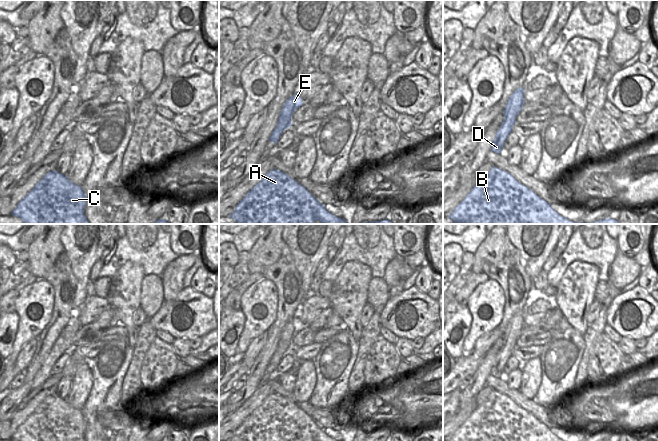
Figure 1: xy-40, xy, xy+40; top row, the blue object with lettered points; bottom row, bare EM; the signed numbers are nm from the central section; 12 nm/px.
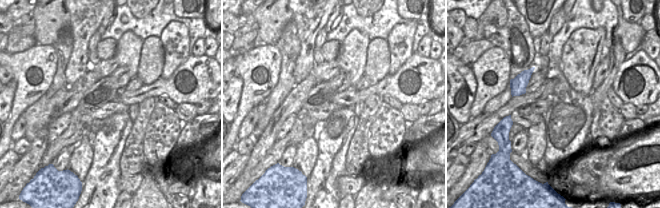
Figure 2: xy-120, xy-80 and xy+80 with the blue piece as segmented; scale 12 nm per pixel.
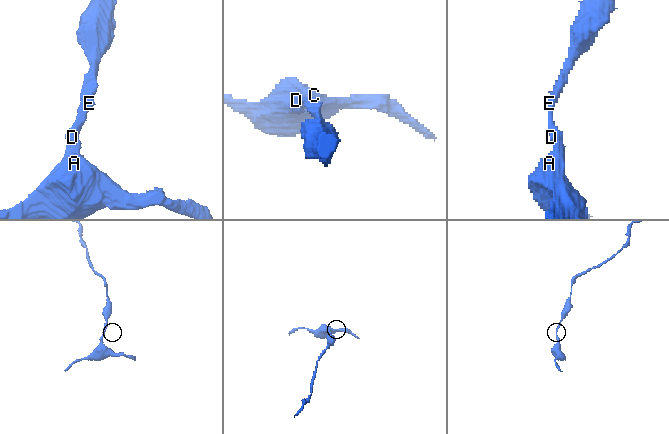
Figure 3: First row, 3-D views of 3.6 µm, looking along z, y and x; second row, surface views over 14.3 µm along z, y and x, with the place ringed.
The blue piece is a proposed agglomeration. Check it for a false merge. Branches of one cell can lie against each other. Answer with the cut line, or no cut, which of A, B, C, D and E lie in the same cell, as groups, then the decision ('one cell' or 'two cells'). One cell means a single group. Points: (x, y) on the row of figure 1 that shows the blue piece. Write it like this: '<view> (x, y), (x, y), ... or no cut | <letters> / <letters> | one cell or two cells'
no cut | A B C D E | one cell

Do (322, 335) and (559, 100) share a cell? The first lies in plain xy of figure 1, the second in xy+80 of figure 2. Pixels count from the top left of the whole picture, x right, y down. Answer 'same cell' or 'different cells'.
different cells

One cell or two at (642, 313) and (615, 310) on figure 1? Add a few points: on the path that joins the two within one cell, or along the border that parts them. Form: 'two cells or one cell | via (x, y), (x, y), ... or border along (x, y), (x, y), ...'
one cell | via (639, 325), (628, 331), (622, 328), (620, 322)

